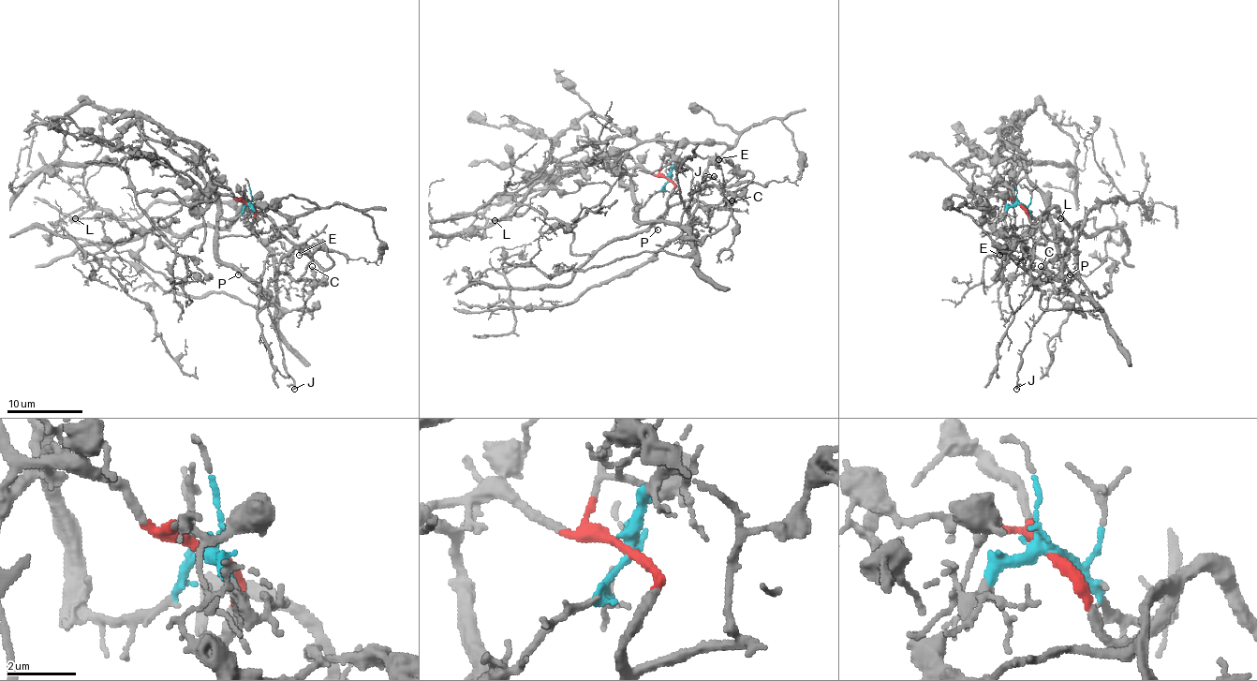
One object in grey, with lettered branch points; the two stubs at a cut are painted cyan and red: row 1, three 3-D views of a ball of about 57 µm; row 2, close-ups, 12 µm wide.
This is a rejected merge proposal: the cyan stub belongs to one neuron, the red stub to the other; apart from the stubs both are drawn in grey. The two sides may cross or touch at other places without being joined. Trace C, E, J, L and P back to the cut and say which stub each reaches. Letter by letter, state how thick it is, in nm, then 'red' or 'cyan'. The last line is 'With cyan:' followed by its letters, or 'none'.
C: 420 nm thick; red
E: 130 nm thick; red
J: 130 nm thick; cyan
L: 120 nm thick; red
P: 120 nm thick; cyan
With cyan: J, P

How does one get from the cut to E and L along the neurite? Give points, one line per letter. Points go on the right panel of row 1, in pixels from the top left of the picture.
E: (1019, 203), (1035, 224), (1044, 213), (1046, 243), (1035, 246), (1027, 267), (1010, 256), (1012, 250), (998, 254)
L: (1019, 203), (1035, 224), (1054, 209), (1092, 235), (1094, 218), (1035, 279), (1024, 243), (1059, 218)

